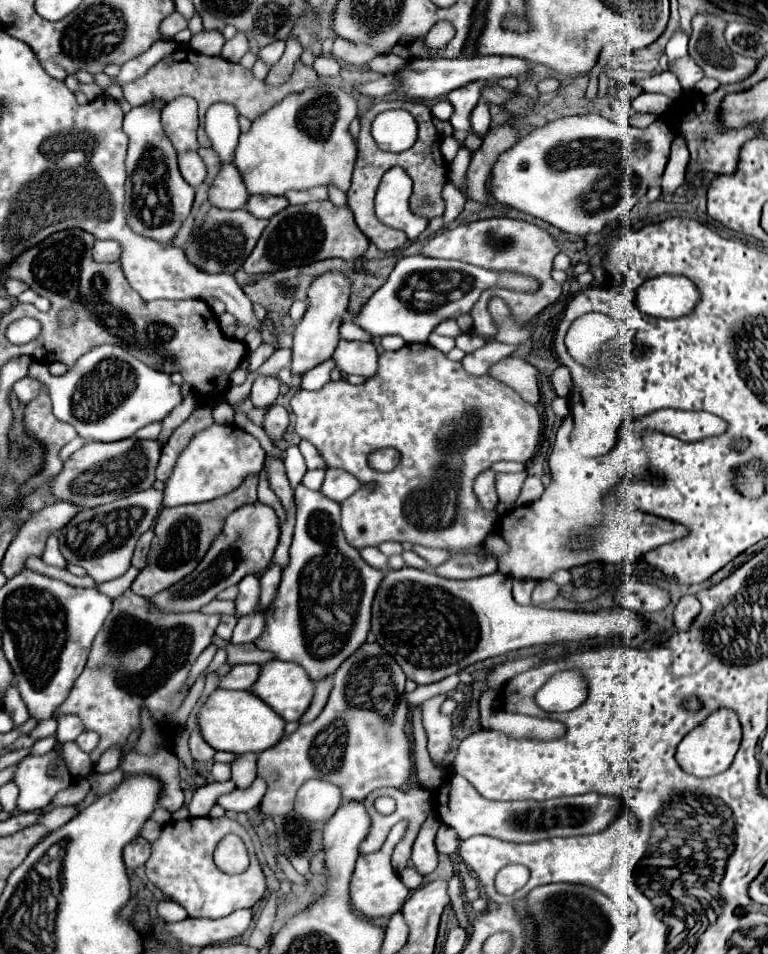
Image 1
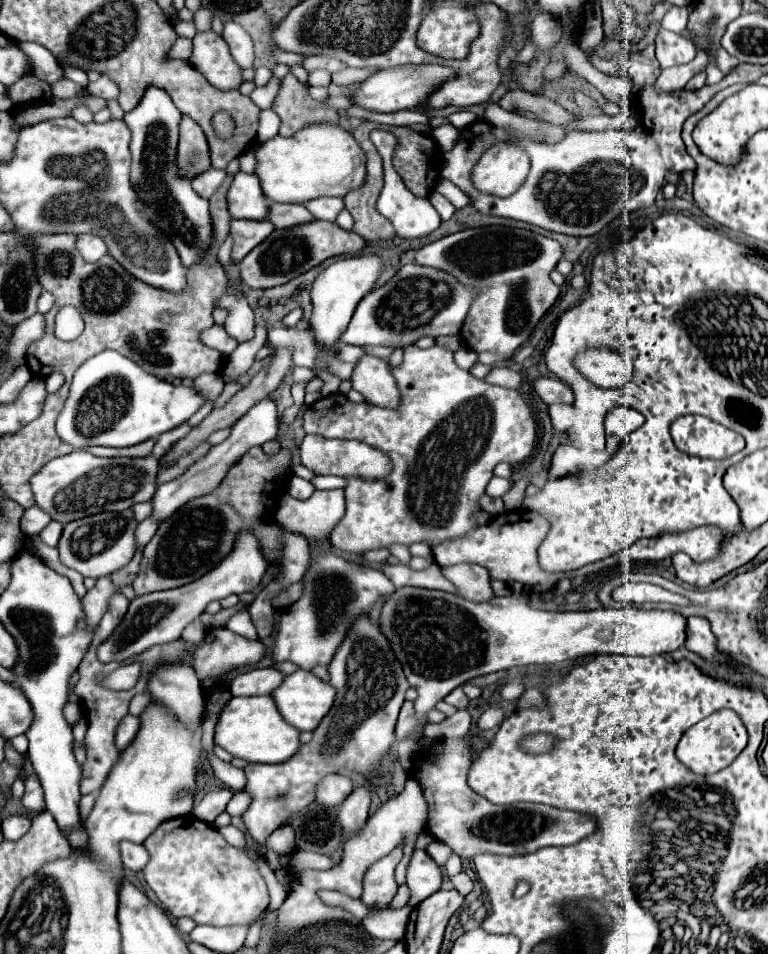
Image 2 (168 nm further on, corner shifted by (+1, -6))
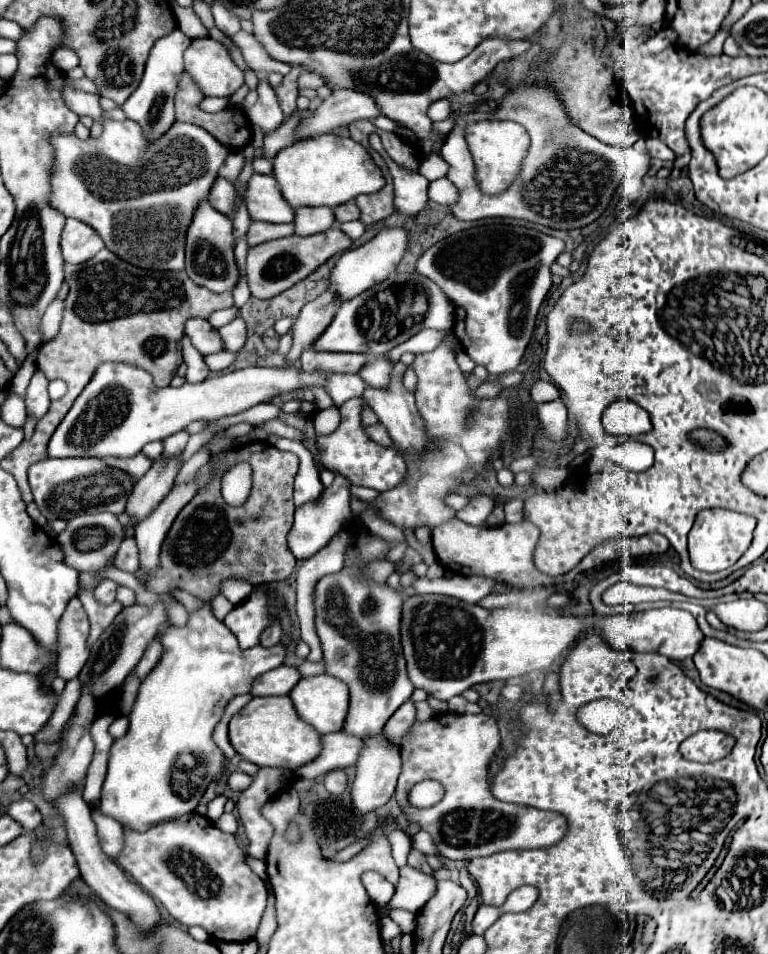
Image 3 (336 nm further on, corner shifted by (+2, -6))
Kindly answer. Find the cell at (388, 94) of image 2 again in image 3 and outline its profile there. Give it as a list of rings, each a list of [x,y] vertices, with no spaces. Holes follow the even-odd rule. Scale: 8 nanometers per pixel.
[[[333,90],[333,94],[323,100],[313,116],[303,118],[295,130],[295,138],[311,138],[317,134],[327,134],[339,126],[347,126],[355,120],[373,120],[381,114],[377,102],[359,90]]]

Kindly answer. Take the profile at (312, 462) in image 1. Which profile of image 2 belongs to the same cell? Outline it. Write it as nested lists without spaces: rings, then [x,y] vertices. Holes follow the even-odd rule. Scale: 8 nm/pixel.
[[[308,434],[300,444],[300,458],[306,468],[310,468],[314,474],[334,474],[334,476],[360,476],[364,480],[382,480],[392,472],[390,458],[382,454],[380,450],[356,442],[356,440],[328,440],[324,436]]]

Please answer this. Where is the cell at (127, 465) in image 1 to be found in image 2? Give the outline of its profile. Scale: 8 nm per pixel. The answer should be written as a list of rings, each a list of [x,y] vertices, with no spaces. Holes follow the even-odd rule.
[[[74,450],[68,456],[60,456],[44,464],[30,478],[30,486],[34,492],[36,506],[48,512],[52,520],[68,524],[84,516],[92,516],[98,512],[120,512],[134,506],[136,502],[150,500],[152,494],[156,492],[156,472],[158,472],[158,460],[152,454],[148,458],[98,458],[86,450]]]

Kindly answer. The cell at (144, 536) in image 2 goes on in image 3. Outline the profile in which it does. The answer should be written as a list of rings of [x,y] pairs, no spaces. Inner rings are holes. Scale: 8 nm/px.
[[[125,538],[117,556],[115,556],[115,566],[125,572],[137,572],[139,570],[139,548],[135,538]]]

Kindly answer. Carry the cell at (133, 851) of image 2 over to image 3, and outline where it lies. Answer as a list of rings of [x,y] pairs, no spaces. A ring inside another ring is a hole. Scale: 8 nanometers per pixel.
[[[93,810],[93,820],[97,824],[103,852],[115,860],[123,852],[123,826],[113,818],[99,814],[99,810]]]

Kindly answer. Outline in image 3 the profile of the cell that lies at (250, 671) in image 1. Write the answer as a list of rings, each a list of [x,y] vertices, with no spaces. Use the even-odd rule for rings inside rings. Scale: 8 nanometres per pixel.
[[[279,666],[261,674],[261,678],[255,678],[251,686],[251,696],[285,696],[297,684],[299,678],[301,676],[297,668]]]

